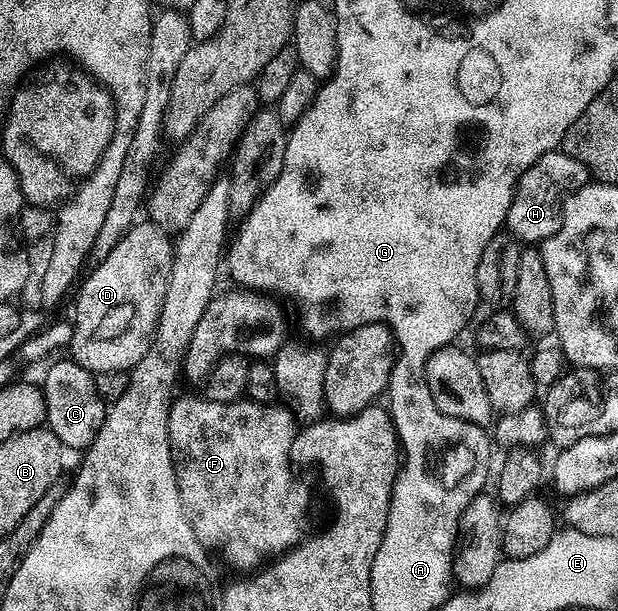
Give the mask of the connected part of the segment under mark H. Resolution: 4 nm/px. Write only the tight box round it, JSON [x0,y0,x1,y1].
[506,151,592,243]

